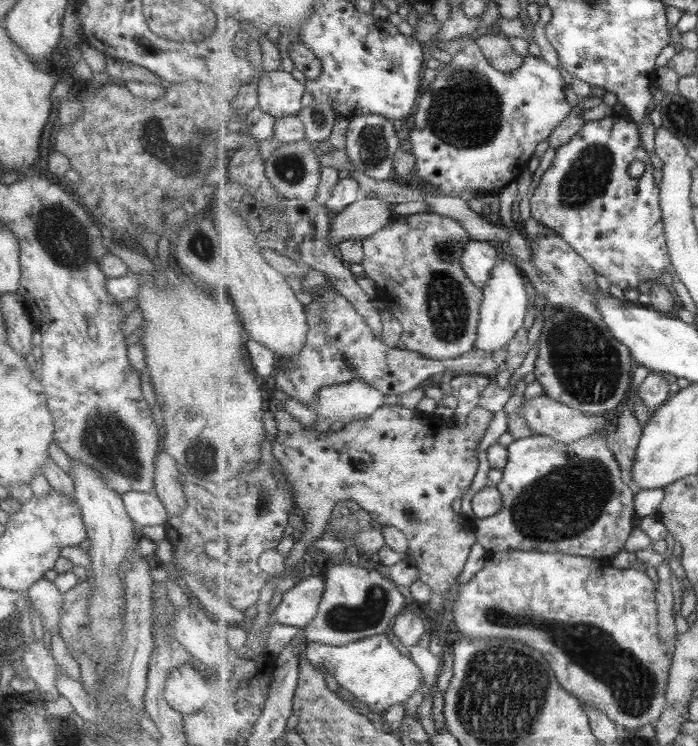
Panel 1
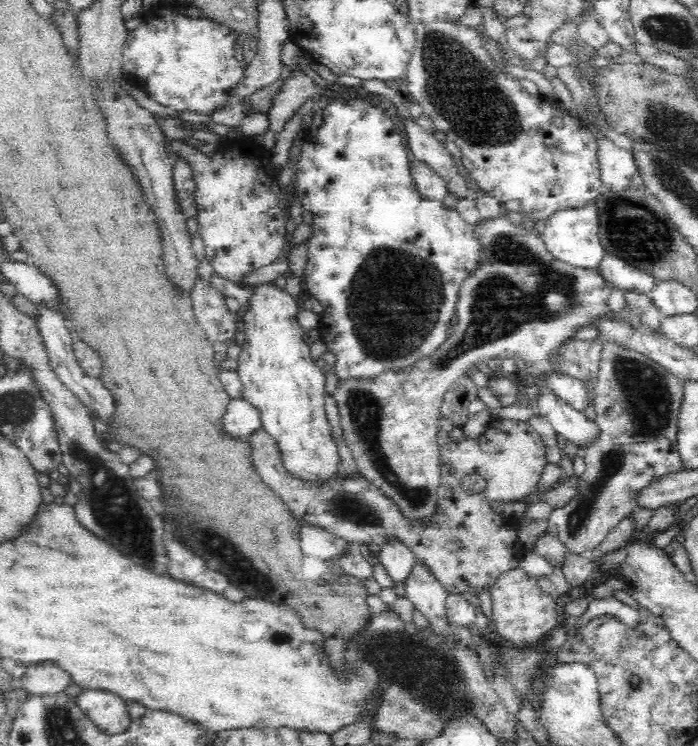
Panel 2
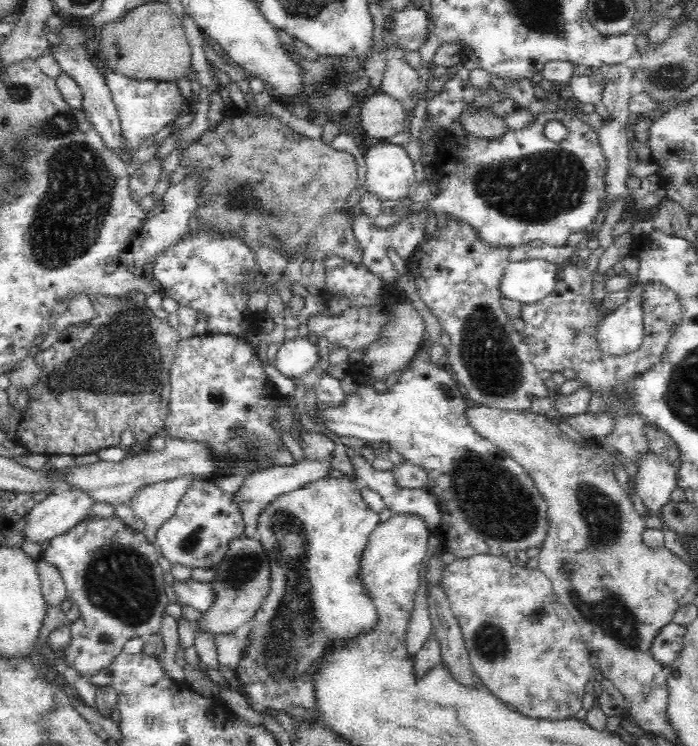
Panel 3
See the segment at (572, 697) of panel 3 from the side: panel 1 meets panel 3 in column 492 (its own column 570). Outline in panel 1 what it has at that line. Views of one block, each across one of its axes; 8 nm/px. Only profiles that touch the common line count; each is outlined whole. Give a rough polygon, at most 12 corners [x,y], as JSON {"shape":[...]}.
{"shape":[[488,554],[459,636],[537,648],[618,724],[665,713],[655,582],[610,558]]}

